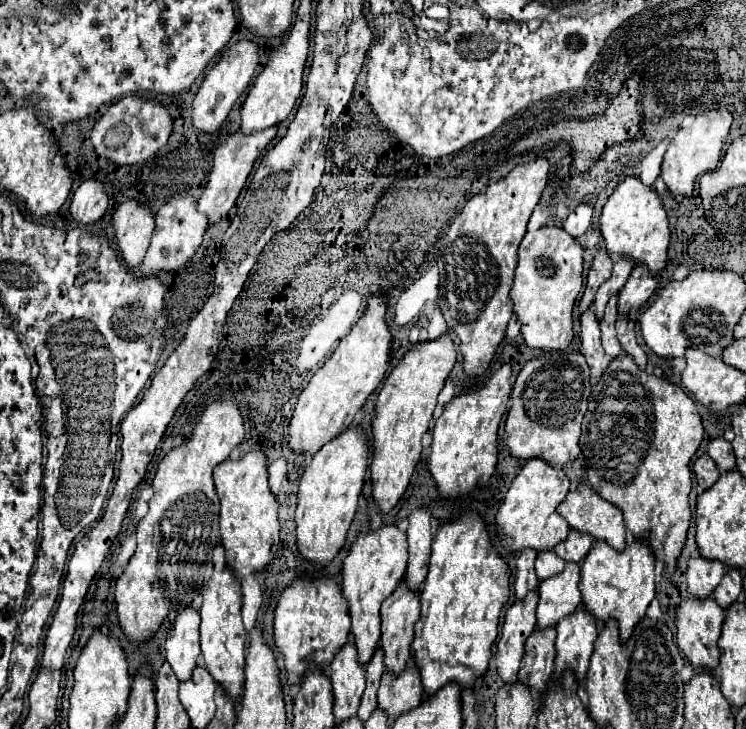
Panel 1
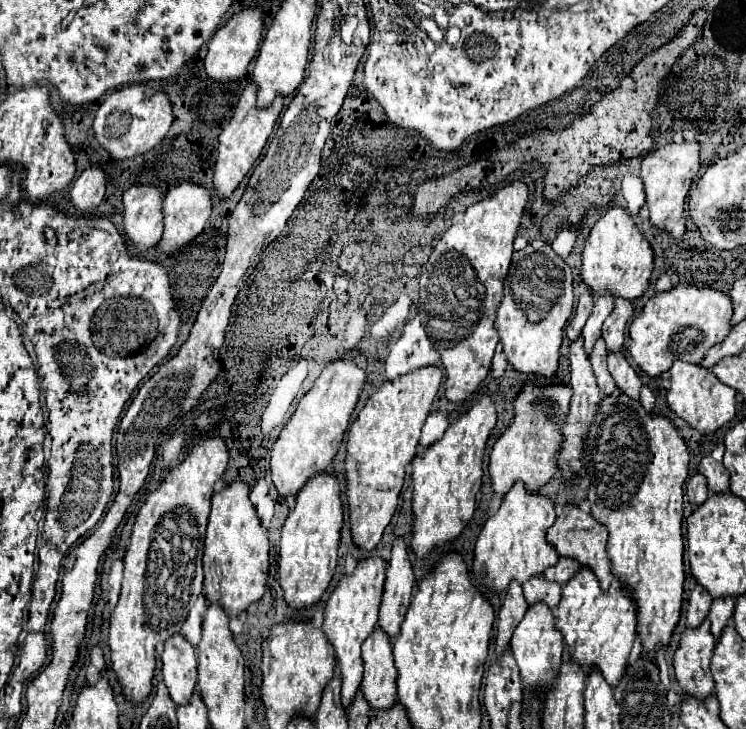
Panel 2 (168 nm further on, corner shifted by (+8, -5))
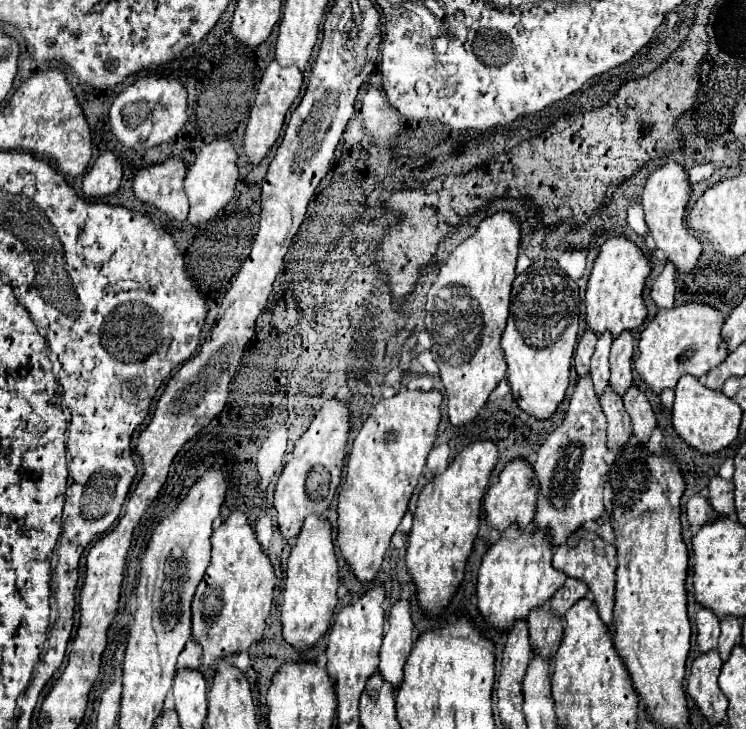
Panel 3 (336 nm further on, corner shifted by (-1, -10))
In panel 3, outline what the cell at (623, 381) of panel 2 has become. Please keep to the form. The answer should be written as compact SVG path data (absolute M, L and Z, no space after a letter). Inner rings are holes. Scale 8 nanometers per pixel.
M630 386L628 392L624 394L624 406L626 406L626 412L630 414L632 418L632 430L634 430L634 436L646 444L648 438L650 438L650 432L652 428L656 426L656 416L650 408L650 402L648 398L644 396L644 392L636 386Z

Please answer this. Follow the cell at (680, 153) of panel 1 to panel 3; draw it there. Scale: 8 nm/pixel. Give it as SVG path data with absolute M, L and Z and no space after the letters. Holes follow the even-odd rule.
M668 162L662 168L656 168L648 176L646 186L644 186L644 194L642 194L646 224L650 228L650 234L652 234L654 242L656 242L656 248L660 248L666 254L666 258L670 262L674 262L674 266L680 272L690 272L696 266L696 260L702 252L700 240L684 224L690 194L692 194L692 186L690 186L686 168L676 164L676 162Z

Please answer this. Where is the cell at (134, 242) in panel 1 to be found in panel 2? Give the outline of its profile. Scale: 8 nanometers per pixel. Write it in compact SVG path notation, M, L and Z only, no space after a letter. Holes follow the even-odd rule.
M133 185L123 193L125 231L139 253L157 245L163 235L161 189Z

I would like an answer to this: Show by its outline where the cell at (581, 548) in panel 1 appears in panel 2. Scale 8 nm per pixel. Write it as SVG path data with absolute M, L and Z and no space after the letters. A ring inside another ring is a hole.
M559 559L557 561L557 565L555 567L549 567L545 573L543 573L543 577L547 579L547 581L555 581L555 583L567 583L577 571L579 571L579 563L575 563L573 559Z

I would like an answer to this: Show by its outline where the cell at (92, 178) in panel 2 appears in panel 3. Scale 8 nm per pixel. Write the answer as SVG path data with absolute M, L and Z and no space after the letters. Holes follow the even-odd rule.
M106 152L94 162L94 166L84 176L82 192L88 198L102 198L114 194L120 188L120 180L122 180L122 166L112 152Z

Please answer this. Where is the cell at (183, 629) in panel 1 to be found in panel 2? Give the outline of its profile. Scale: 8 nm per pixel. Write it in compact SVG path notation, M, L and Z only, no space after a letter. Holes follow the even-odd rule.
M173 635L163 647L163 681L175 705L185 705L197 687L195 647L181 635Z

